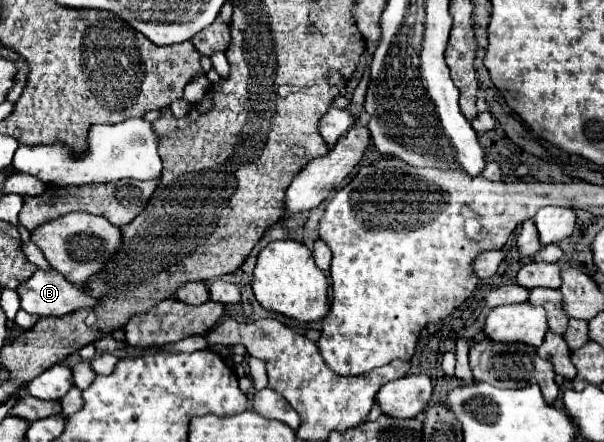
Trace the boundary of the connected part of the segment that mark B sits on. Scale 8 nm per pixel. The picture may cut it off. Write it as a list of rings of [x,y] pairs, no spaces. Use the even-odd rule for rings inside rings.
[[[37,271],[17,289],[21,309],[37,317],[63,317],[81,307],[95,307],[99,301],[57,271]]]

